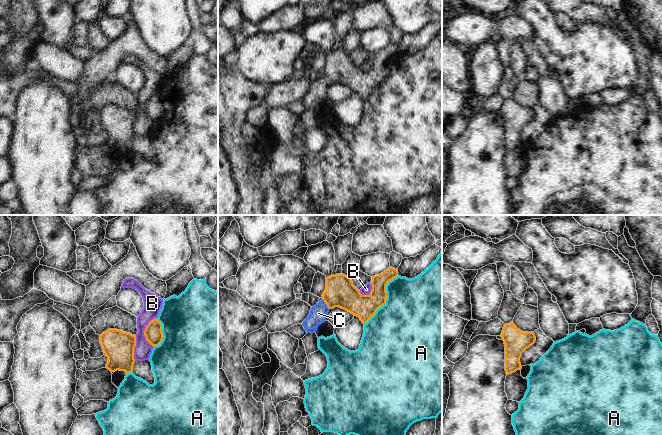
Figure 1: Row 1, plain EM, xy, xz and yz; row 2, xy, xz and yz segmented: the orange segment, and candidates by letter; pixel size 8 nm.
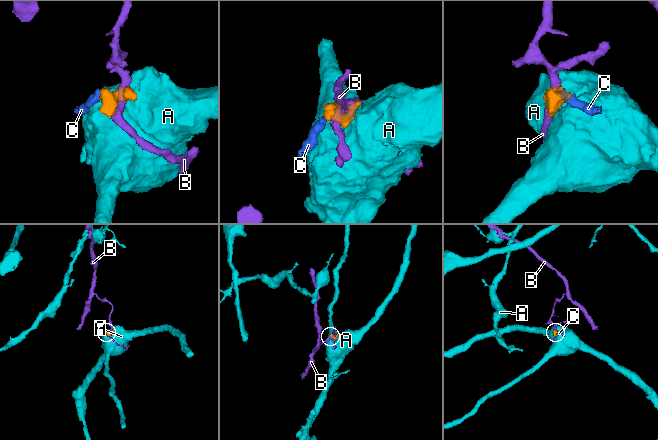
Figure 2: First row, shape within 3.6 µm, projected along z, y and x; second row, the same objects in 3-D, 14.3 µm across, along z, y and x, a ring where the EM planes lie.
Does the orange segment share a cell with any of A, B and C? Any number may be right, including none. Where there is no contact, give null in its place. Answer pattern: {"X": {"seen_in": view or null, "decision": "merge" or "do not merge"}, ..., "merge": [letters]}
{"A": {"seen_in": "xz", "decision": "do not merge"}, "B": {"seen_in": "xy", "decision": "do not merge"}, "C": {"seen_in": "xz", "decision": "merge"}, "merge": ["C"]}

